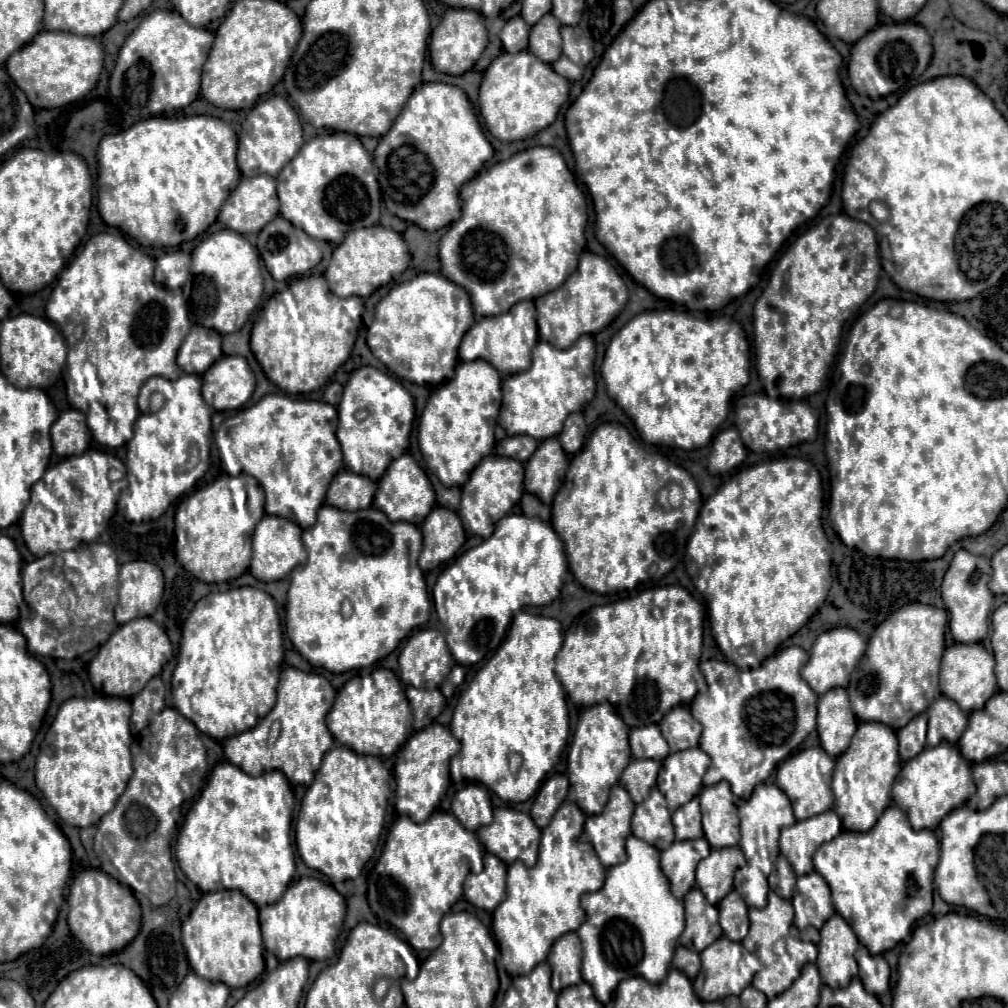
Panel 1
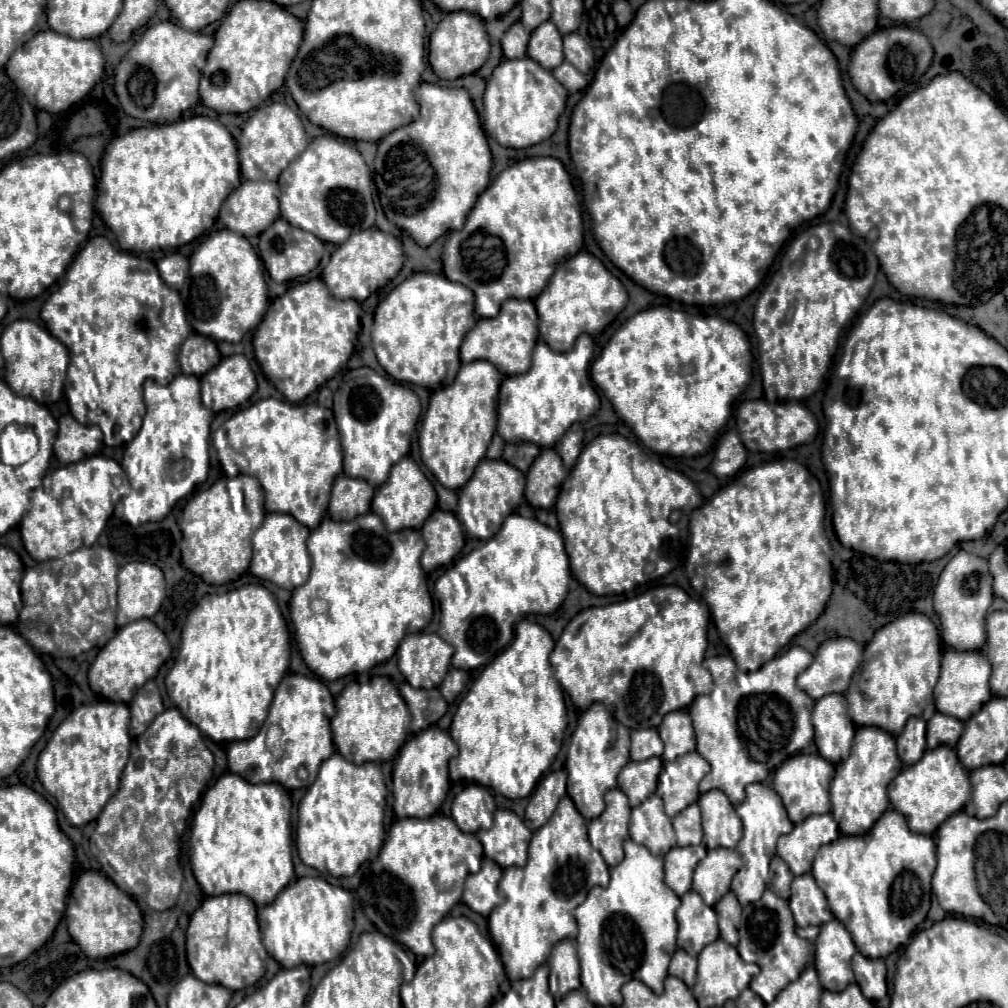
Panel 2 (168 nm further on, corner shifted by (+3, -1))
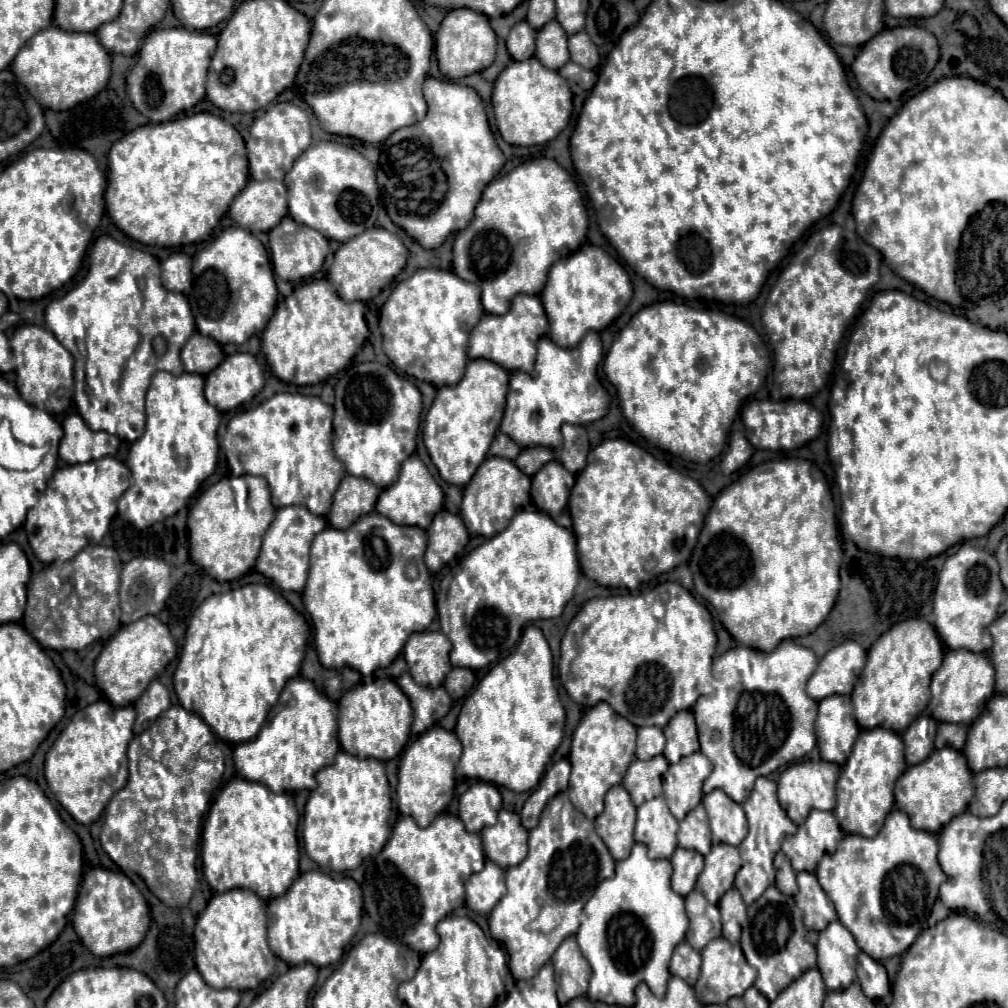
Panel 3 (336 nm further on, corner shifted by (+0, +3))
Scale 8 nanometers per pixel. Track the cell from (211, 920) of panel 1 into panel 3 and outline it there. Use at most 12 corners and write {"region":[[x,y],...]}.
{"region":[[215,894],[195,924],[213,988],[251,990],[275,968],[265,902]]}

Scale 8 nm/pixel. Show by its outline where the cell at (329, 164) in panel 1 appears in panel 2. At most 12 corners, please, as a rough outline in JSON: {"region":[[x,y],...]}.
{"region":[[314,138],[282,172],[280,216],[342,244],[374,226],[358,148]]}

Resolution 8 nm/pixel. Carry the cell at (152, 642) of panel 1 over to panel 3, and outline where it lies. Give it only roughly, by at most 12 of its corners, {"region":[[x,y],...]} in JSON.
{"region":[[157,616],[121,626],[95,660],[95,684],[129,706],[175,658]]}

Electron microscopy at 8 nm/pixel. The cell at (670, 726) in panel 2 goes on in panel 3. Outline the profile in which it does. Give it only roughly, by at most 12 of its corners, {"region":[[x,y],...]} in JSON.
{"region":[[691,710],[677,712],[663,728],[663,756],[675,764],[699,750]]}

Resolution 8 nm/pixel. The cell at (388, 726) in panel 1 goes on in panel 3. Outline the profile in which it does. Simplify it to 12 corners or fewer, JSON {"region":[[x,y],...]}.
{"region":[[391,678],[339,700],[339,742],[357,758],[395,758],[413,708]]}

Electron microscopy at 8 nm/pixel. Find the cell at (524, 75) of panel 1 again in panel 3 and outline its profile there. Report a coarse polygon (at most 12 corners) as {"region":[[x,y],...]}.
{"region":[[537,58],[509,62],[491,102],[503,140],[553,140],[571,90]]}

